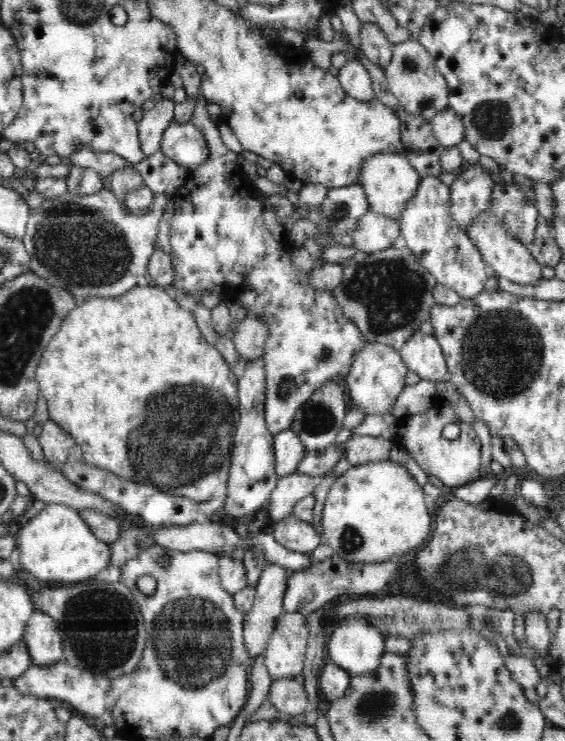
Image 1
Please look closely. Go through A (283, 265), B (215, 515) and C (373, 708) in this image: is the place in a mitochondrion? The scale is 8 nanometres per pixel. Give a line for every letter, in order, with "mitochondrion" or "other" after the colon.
A: other
B: other
C: mitochondrion

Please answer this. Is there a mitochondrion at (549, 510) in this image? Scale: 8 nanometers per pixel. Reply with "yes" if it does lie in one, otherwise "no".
no

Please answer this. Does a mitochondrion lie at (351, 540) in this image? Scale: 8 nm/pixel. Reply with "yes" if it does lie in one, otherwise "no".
yes

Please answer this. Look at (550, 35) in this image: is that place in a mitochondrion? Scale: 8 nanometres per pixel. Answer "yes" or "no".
no

